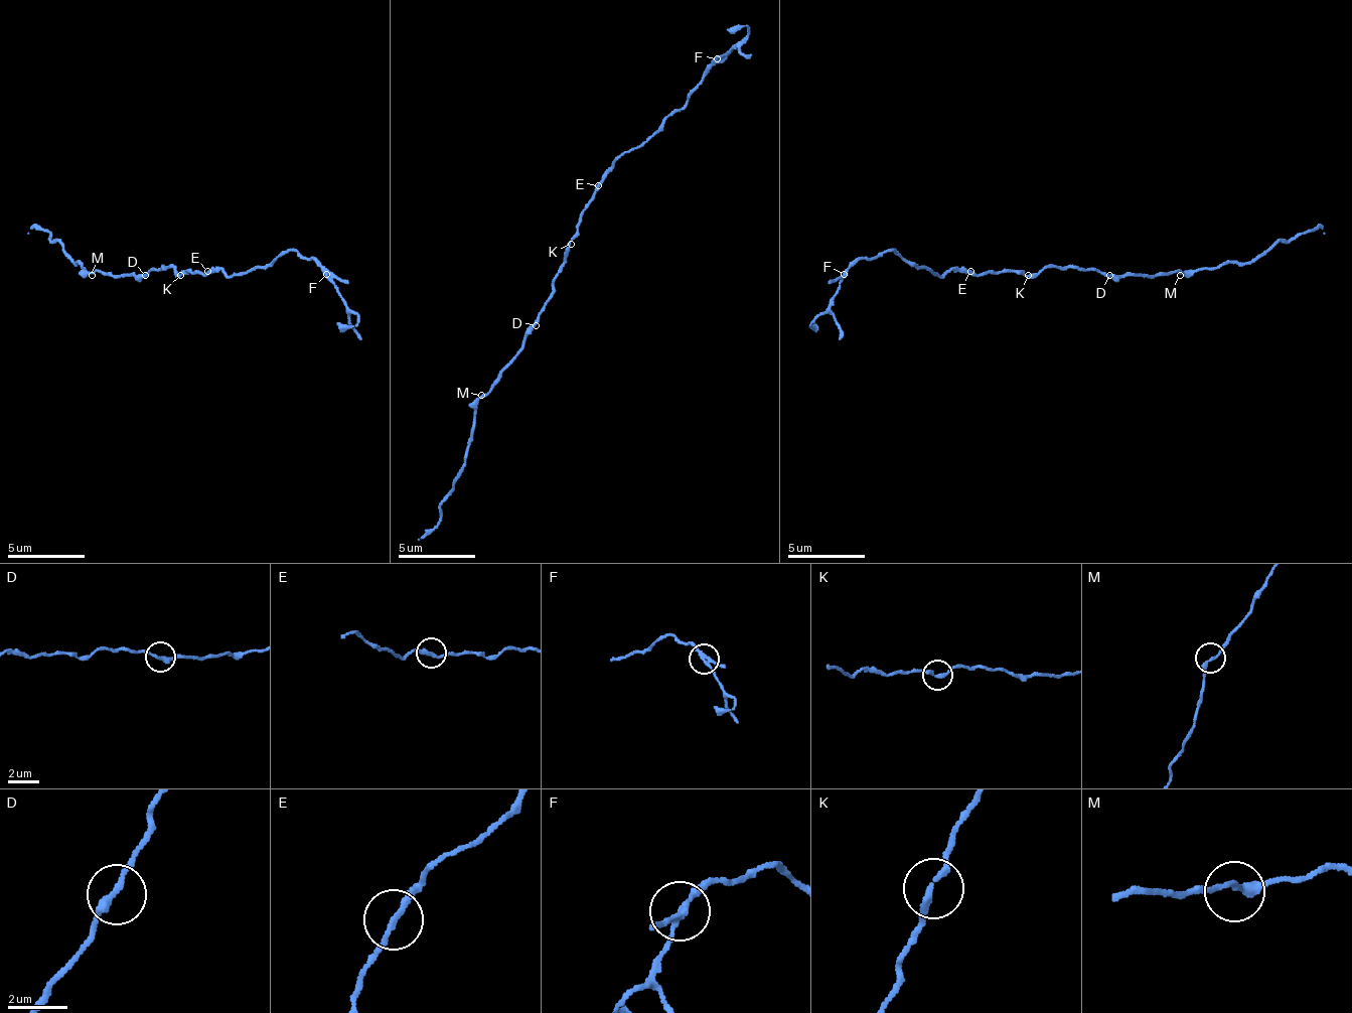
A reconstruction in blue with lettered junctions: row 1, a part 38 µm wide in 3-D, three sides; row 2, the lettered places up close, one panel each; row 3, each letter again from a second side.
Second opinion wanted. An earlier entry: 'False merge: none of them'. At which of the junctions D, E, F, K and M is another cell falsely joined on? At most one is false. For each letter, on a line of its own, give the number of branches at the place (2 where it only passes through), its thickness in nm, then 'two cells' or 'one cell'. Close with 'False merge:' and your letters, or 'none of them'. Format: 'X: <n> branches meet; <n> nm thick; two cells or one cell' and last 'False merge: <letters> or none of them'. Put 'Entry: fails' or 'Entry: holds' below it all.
D: 2 branches meet; 240 nm thick; one cell
E: 2 branches meet; 220 nm thick; one cell
F: 3 branches meet; 180 nm thick; two cells
K: 2 branches meet; 200 nm thick; one cell
M: 2 branches meet; 220 nm thick; one cell
False merge: F
Entry: fails

